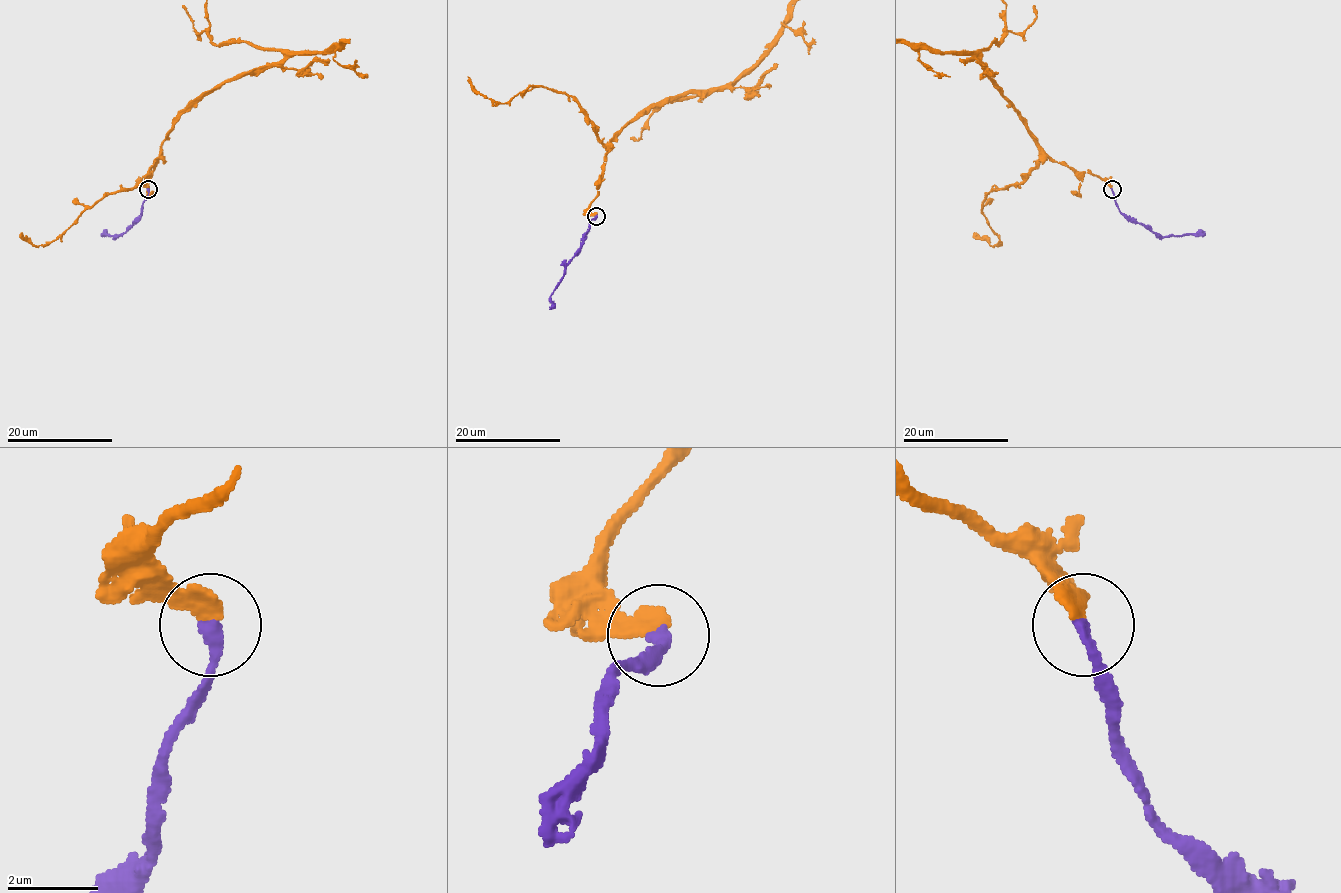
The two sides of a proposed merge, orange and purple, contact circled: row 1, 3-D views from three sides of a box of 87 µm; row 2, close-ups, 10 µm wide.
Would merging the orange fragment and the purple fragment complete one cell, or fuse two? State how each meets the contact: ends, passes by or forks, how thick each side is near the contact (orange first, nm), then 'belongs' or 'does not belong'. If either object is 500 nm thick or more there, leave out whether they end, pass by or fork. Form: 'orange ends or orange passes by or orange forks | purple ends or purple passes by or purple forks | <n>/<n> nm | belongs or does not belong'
orange ends | purple ends | 320/240 nm | belongs

